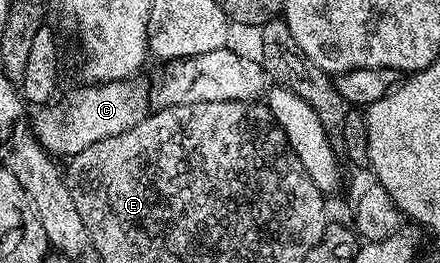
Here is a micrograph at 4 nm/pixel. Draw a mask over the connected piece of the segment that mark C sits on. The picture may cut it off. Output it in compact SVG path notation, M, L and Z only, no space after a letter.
M136 81L102 82L89 87L74 102L66 106L50 105L38 109L37 119L31 123L32 133L44 150L53 156L81 154L83 148L111 136L133 130L147 116L145 110L145 90L136 86Z

